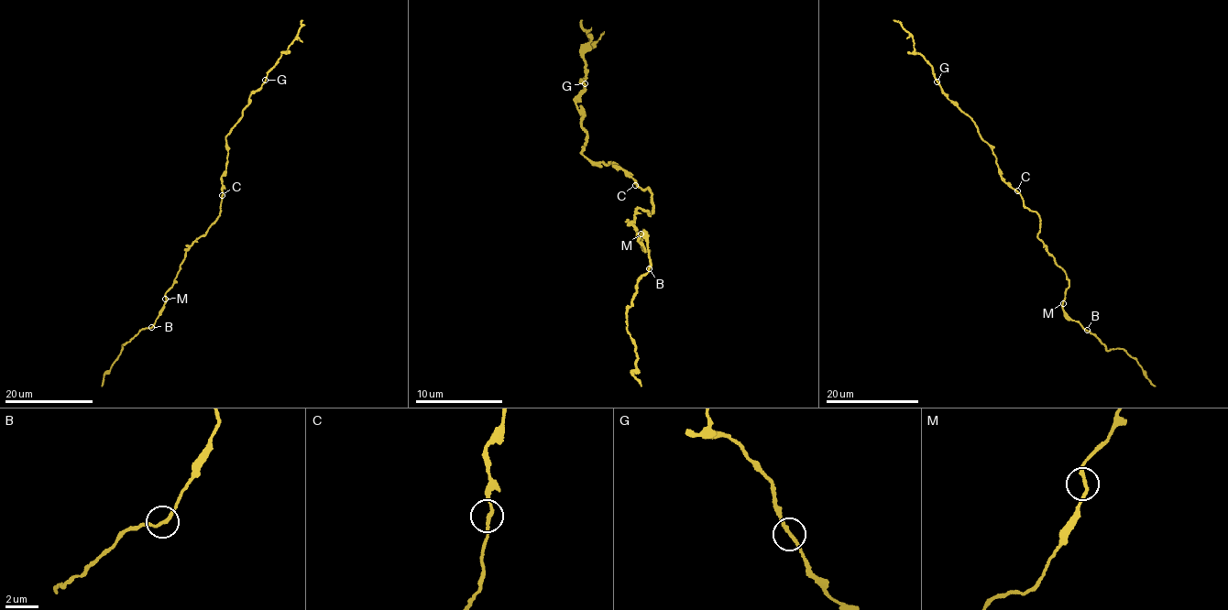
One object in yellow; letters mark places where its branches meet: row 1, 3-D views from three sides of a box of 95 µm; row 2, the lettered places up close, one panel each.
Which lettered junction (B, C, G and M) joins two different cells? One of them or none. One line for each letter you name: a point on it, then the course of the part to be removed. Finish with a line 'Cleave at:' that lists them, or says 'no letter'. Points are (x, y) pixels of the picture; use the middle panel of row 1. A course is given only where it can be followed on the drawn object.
G: place (585, 83); course (584, 82), (581, 81), (585, 77), (585, 49), (590, 44), (581, 20)
Cleave at: G

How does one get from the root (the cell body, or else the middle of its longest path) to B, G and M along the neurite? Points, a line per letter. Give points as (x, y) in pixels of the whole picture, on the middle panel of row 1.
B: (651, 201), (653, 211), (649, 215), (638, 209), (633, 225), (644, 250), (638, 240), (645, 230), (649, 268)
G: (651, 201), (651, 190), (641, 190), (629, 173), (579, 152), (586, 135), (575, 103), (584, 82)
M: (651, 201), (653, 211), (650, 214), (638, 209), (635, 213), (633, 225), (644, 250), (638, 240), (641, 234)

